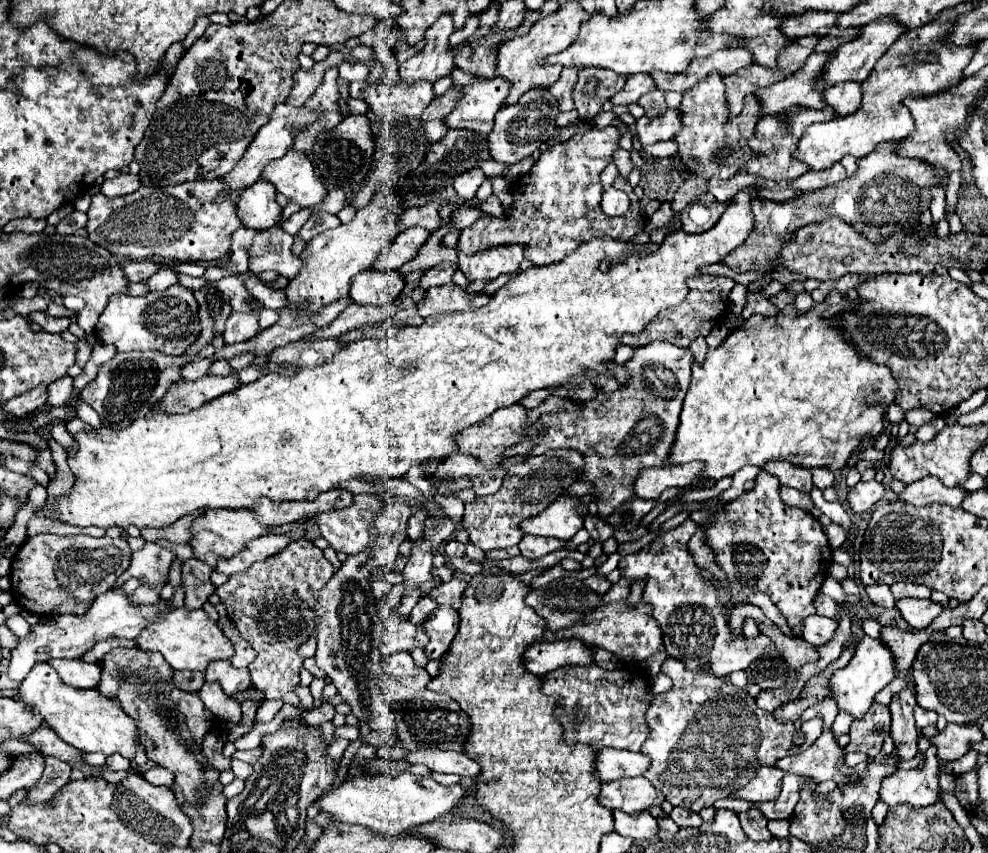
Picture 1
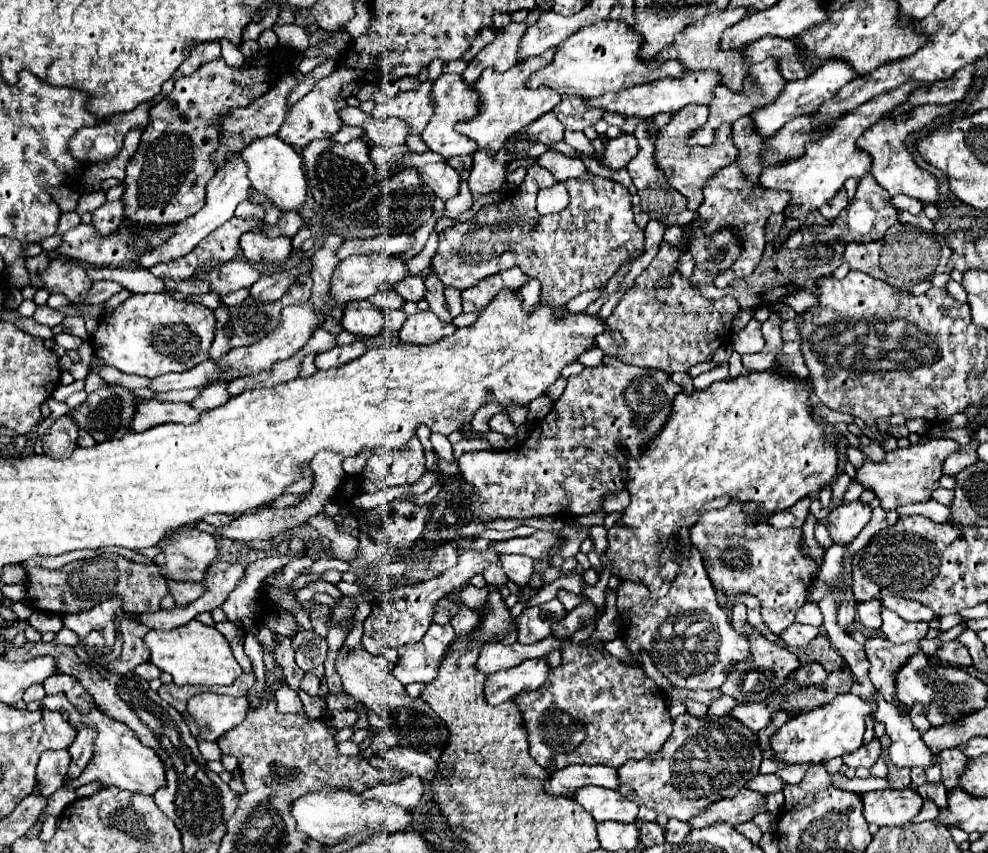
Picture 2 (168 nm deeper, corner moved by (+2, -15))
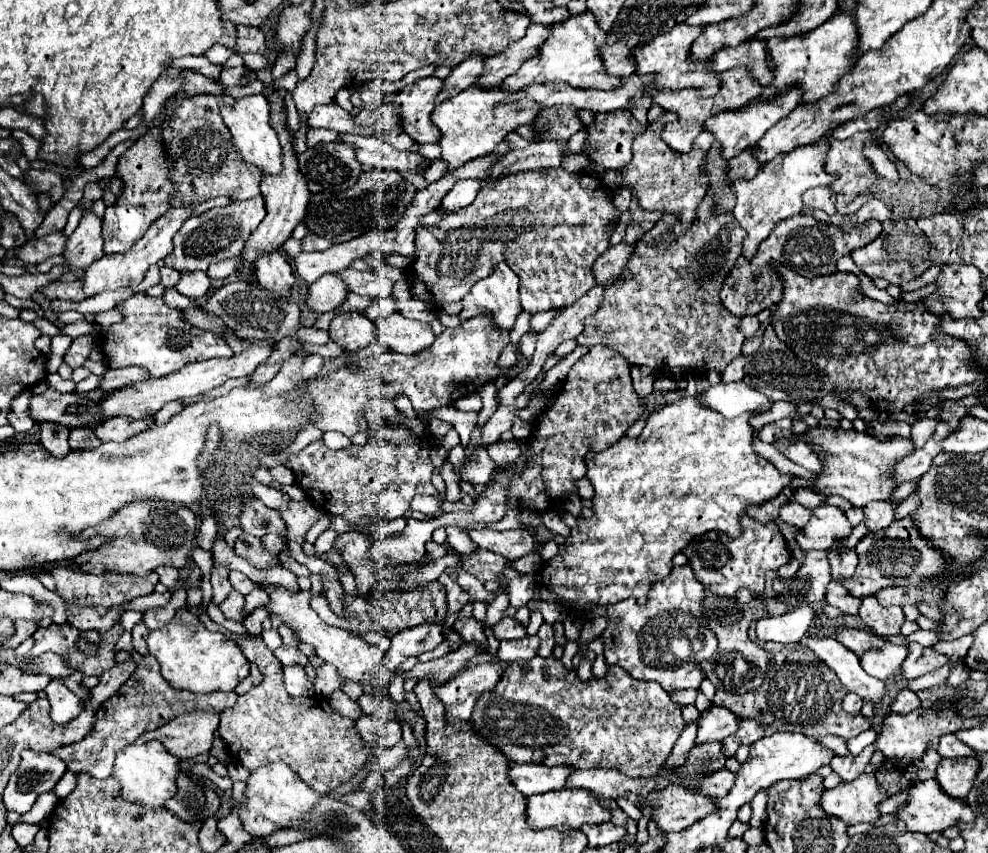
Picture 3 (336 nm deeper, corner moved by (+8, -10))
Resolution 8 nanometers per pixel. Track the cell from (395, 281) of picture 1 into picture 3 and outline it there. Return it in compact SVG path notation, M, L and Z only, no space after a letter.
M339 312L329 326L331 340L341 348L355 352L371 344L377 336L375 322L371 322L363 312Z

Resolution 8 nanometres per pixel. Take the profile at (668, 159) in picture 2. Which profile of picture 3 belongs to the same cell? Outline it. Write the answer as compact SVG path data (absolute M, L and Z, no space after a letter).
M666 112L661 120L657 120L643 134L639 134L633 140L633 160L621 172L623 172L623 184L637 192L639 204L645 210L661 210L667 214L675 214L681 230L687 230L695 218L695 210L701 206L707 192L705 184L709 184L709 176L701 170L701 164L715 138L711 132L703 132L689 154L675 152L663 142L661 132L665 124L677 119L677 114Z

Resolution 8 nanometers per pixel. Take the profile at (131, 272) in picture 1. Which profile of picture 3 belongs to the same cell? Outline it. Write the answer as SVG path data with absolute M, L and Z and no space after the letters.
M75 280L75 282L49 282L43 292L49 298L59 298L59 300L73 300L73 302L81 302L85 300L85 292L83 292L83 282Z

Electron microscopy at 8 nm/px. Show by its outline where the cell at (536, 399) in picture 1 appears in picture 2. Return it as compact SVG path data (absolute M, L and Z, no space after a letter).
M505 411L499 413L499 415L493 415L489 419L489 427L491 427L491 431L499 431L499 433L505 433L509 437L513 437L513 433L517 431L517 427L511 423L511 419L507 417Z

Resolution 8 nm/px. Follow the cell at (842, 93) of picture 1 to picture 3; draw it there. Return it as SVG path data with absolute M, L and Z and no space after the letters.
M755 146L745 148L741 154L737 154L735 158L729 160L729 180L735 182L737 178L753 178L759 174L761 170L761 162L755 156Z

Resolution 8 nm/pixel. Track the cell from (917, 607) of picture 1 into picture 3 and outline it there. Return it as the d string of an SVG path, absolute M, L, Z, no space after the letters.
M869 596L861 600L859 618L879 636L895 636L901 632L901 626L905 622L905 614L899 606L883 608L875 596Z

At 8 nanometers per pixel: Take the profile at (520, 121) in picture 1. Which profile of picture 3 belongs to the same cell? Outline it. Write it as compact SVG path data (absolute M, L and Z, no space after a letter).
M465 180L465 182L457 182L457 186L453 186L453 190L445 196L445 202L441 204L443 210L455 212L459 208L465 208L473 202L473 198L477 196L481 188L479 180Z

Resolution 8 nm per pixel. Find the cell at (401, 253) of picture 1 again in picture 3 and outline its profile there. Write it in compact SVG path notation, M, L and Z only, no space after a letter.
M325 274L309 286L307 304L315 312L329 312L339 308L349 294L347 284L339 274Z

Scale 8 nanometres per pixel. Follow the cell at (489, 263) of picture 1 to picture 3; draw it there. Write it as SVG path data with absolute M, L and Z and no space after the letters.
M499 262L489 278L477 282L477 286L473 286L463 298L459 318L469 320L479 314L491 314L499 328L511 330L519 312L519 276L507 266L507 262Z

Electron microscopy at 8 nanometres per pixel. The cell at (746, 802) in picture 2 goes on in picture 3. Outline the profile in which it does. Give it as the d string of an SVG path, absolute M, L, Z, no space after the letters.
M669 784L659 794L653 792L653 808L653 820L663 832L681 832L707 814L717 812L713 796L677 784Z

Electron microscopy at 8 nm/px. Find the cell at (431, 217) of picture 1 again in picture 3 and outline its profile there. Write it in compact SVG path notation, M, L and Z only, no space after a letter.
M307 234L307 236L301 240L301 246L303 246L303 250L313 252L313 250L327 250L327 248L333 246L333 242L327 240L325 237L315 236L315 234Z

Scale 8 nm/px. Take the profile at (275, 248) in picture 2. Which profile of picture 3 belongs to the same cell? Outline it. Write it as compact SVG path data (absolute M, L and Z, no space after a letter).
M273 250L273 252L263 252L255 262L253 262L253 272L257 282L267 288L273 290L279 296L289 294L291 286L295 284L293 278L293 270L289 266L289 262L285 260L285 254L281 250Z

